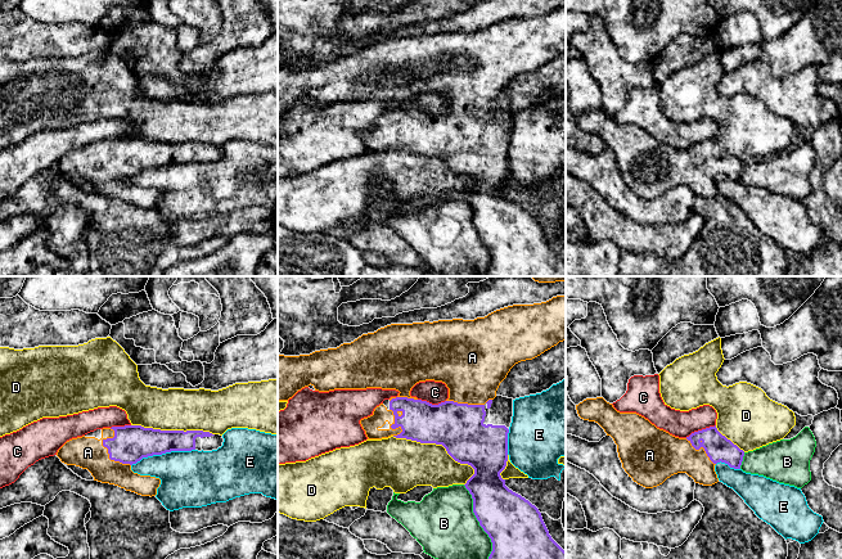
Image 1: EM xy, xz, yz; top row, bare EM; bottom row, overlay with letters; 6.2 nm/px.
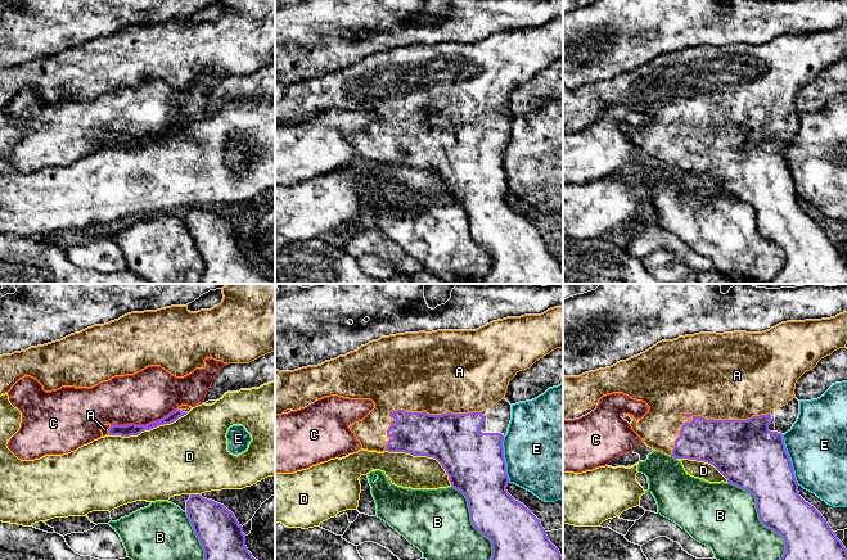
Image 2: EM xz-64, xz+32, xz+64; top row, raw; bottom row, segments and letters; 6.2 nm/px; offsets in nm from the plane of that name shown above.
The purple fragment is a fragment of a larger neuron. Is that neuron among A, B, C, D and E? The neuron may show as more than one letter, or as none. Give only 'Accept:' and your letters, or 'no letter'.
Accept: A

